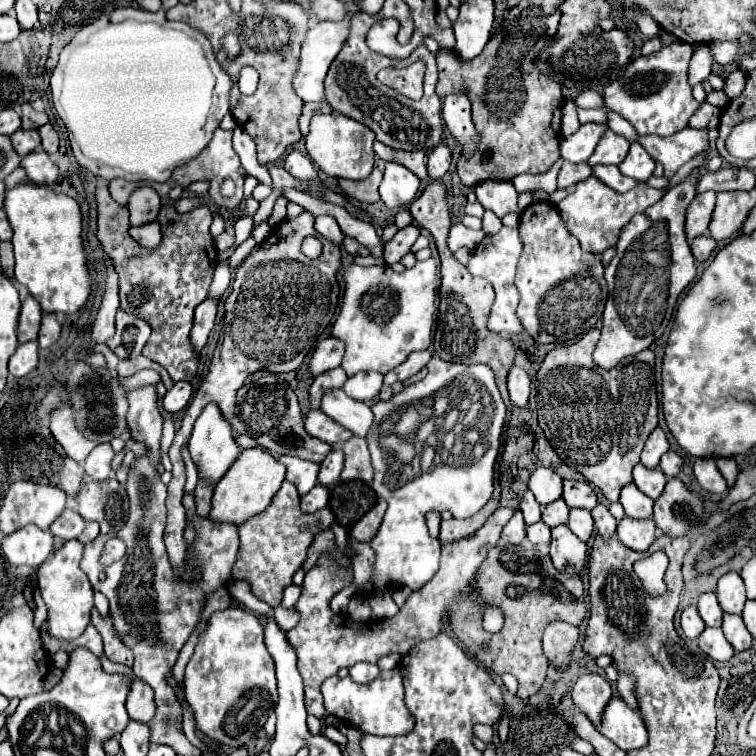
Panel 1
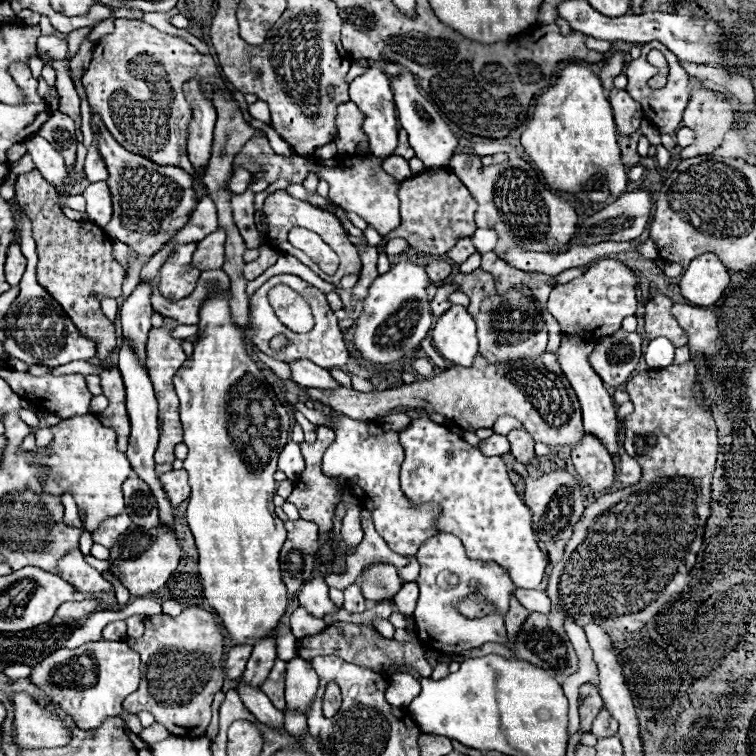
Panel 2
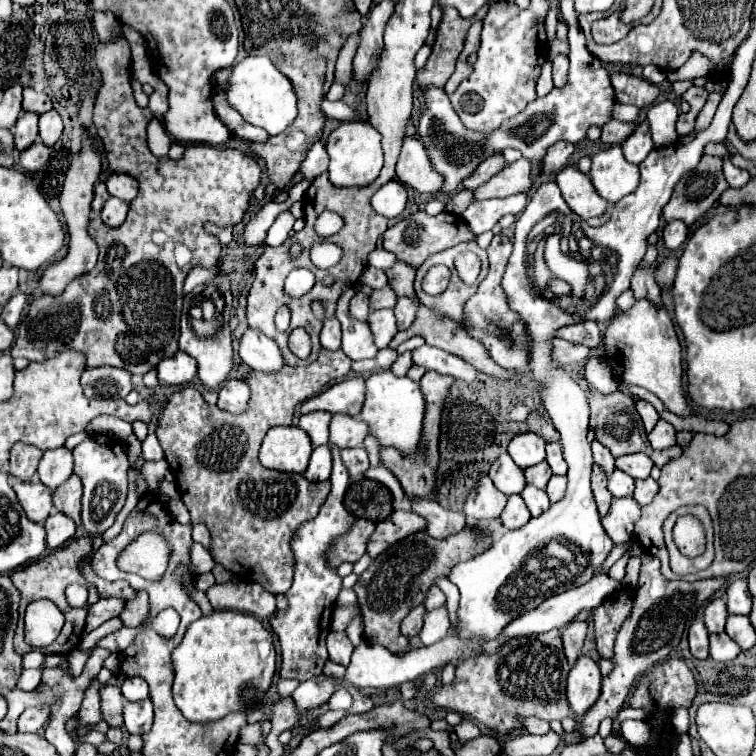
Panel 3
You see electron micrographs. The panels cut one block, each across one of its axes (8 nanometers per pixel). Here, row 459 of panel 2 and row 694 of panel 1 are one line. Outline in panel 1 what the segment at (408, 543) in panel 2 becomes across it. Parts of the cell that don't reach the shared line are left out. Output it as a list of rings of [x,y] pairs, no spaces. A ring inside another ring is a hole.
[[[396,666],[394,670],[382,672],[374,682],[370,684],[358,684],[352,678],[338,678],[332,676],[322,686],[324,706],[330,716],[340,718],[346,724],[352,724],[354,728],[374,734],[374,736],[406,736],[414,728],[414,718],[404,706],[404,686],[402,686],[402,674]]]

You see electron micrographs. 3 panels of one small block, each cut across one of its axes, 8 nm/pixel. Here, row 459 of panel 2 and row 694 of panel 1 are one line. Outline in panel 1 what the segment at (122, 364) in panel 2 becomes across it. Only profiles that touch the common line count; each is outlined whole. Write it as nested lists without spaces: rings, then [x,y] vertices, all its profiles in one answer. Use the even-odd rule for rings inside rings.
[[[134,680],[130,686],[128,700],[126,700],[126,710],[128,710],[128,716],[132,720],[150,722],[154,716],[154,710],[156,710],[154,690],[146,682]]]

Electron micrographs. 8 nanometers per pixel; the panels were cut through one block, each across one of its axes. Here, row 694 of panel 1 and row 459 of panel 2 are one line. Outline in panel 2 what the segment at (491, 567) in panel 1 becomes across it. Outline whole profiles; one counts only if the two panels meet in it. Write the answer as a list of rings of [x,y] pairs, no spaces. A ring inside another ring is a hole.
[[[526,428],[512,430],[508,434],[508,440],[510,440],[510,446],[512,446],[512,450],[510,450],[512,456],[522,464],[530,464],[532,458],[534,458],[534,440],[526,432]]]

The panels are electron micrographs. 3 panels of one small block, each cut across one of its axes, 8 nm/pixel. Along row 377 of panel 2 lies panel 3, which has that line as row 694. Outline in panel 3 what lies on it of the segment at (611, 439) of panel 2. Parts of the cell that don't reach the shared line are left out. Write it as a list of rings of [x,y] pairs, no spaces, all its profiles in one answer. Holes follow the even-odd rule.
[[[580,656],[570,670],[566,684],[568,704],[574,714],[584,716],[584,712],[596,702],[600,696],[600,680],[598,664],[588,656]]]

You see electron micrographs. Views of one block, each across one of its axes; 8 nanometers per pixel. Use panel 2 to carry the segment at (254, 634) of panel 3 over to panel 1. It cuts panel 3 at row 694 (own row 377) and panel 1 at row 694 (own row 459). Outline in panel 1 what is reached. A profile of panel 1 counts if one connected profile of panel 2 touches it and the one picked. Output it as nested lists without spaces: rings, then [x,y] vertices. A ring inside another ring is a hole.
[[[244,608],[214,612],[198,636],[184,676],[186,700],[194,708],[196,728],[208,738],[238,748],[254,738],[276,708],[276,674],[264,644],[264,628],[256,614]]]

